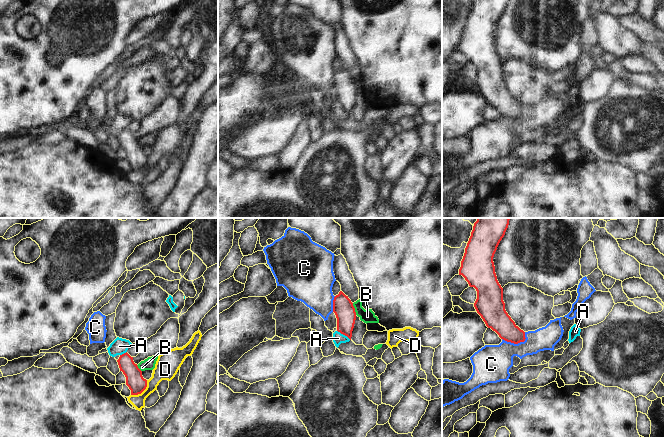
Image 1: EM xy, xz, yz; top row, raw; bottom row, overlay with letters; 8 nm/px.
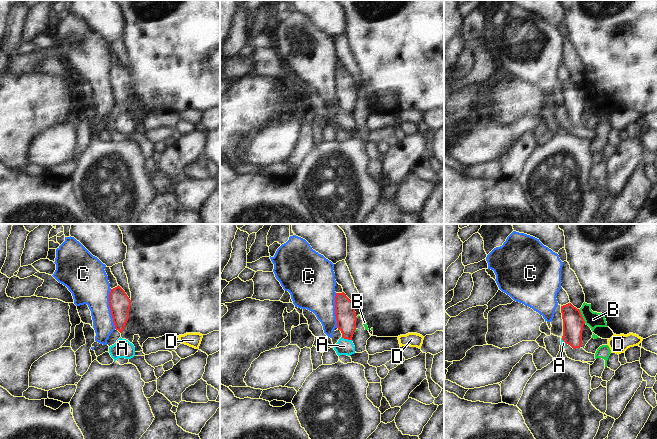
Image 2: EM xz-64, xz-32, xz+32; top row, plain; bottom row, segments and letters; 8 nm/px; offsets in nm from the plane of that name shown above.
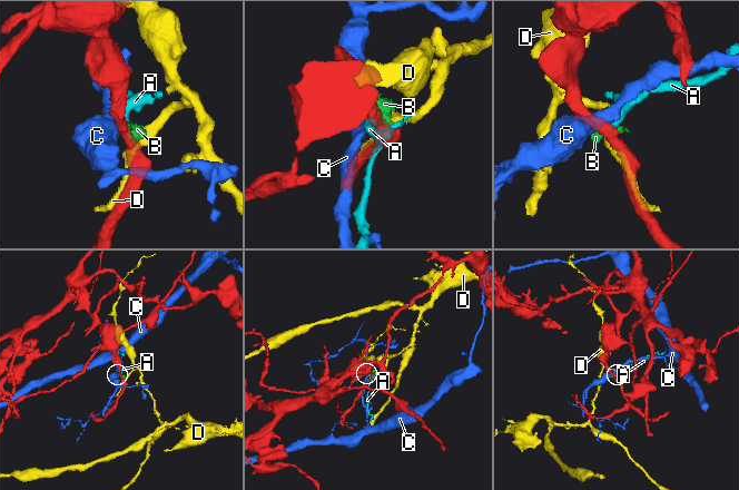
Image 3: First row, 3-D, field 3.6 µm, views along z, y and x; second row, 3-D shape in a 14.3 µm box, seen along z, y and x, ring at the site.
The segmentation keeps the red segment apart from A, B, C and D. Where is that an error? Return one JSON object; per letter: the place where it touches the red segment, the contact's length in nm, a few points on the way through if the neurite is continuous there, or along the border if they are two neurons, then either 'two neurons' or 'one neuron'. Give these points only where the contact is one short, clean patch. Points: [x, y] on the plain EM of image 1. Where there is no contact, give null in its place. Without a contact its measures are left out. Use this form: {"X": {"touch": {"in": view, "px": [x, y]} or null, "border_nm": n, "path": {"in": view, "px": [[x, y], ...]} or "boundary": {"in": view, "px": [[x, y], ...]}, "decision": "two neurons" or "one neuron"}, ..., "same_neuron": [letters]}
{"A": {"touch": {"in": "xz", "px": [344, 110]}, "border_nm": 130, "boundary": {"in": "xz", "px": [[337, 106], [350, 115]]}, "decision": "two neurons"}, "B": {"touch": {"in": "xz", "px": [354, 85]}, "border_nm": 100, "boundary": {"in": "xz", "px": [[352, 79], [356, 90]]}, "decision": "two neurons"}, "C": {"touch": {"in": "yz", "px": [514, 119]}, "border_nm": 200, "decision": "two neurons"}, "D": {"touch": {"in": "xy", "px": [142, 167]}, "border_nm": 180, "decision": "two neurons"}, "same_neuron": []}

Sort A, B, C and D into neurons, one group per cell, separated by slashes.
A / B / C / D

